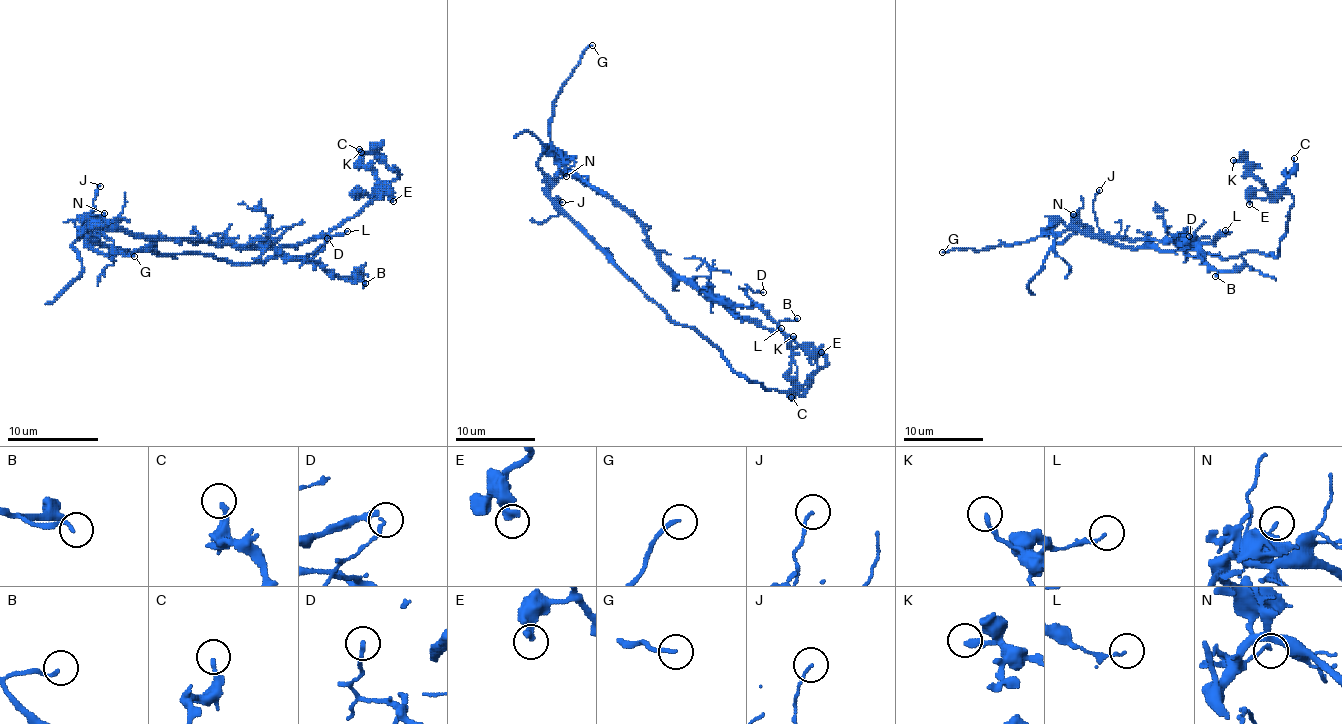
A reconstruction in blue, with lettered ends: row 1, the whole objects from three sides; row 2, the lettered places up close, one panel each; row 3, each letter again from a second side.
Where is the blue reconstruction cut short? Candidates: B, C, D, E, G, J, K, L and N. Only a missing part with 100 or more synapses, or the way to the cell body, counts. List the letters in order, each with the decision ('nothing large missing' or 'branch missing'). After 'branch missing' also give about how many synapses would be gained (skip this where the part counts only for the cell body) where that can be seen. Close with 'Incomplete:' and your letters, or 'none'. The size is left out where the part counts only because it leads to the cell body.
B: nothing large missing
C: nothing large missing
D: nothing large missing
E: nothing large missing
G: nothing large missing
J: nothing large missing
K: nothing large missing
L: nothing large missing
N: nothing large missing
Incomplete: none

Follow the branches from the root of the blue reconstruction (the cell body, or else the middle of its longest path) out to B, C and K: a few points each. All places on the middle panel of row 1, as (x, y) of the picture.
B: (576, 222), (550, 196), (562, 172), (618, 202), (673, 272), (777, 322), (797, 318)
C: (576, 222), (673, 320), (695, 326), (737, 373), (765, 389), (791, 391), (801, 397), (807, 387), (791, 397)
K: (576, 222), (673, 320), (695, 326), (737, 373), (765, 389), (803, 397), (809, 379), (827, 363), (793, 336)

